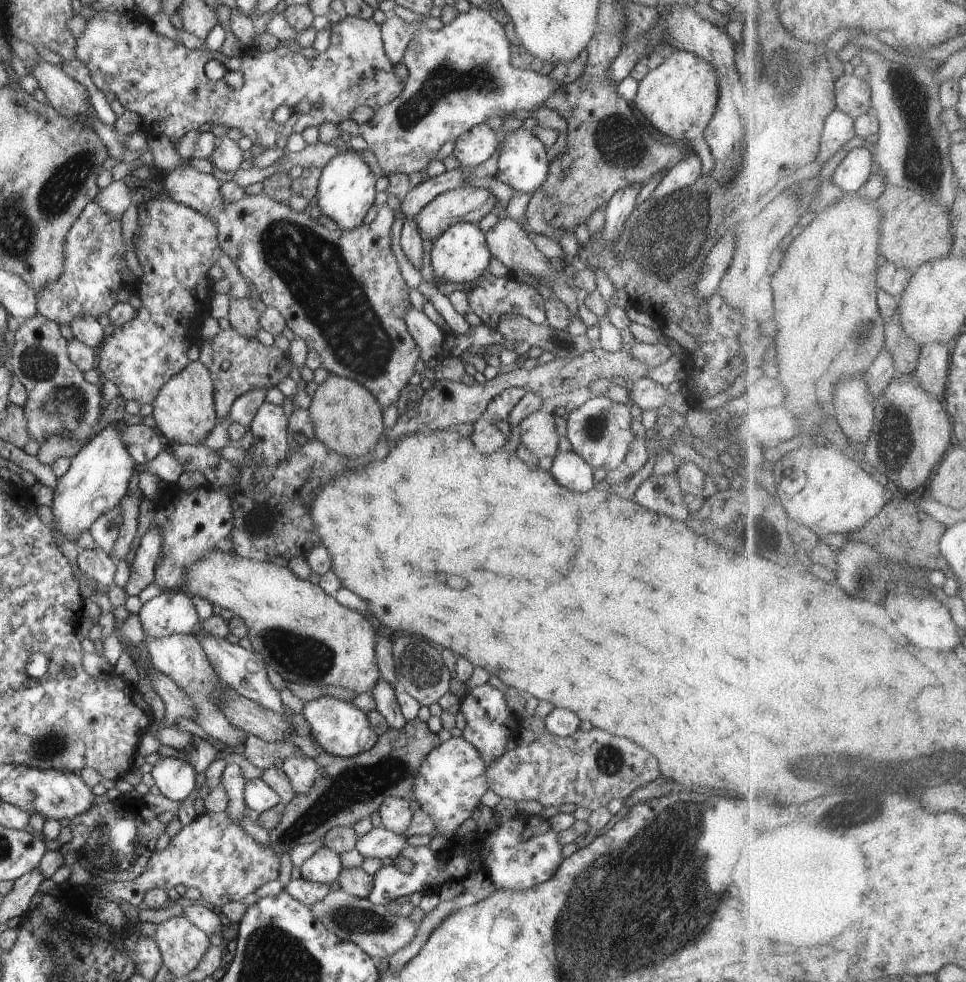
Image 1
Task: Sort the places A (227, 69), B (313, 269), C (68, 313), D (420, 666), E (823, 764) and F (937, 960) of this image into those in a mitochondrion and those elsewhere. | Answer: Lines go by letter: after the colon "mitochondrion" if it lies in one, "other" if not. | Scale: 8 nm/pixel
A: other
B: mitochondrion
C: other
D: mitochondrion
E: mitochondrion
F: other

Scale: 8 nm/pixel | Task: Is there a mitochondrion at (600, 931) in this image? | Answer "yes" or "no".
yes

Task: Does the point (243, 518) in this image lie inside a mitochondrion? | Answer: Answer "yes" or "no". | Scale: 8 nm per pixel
yes

